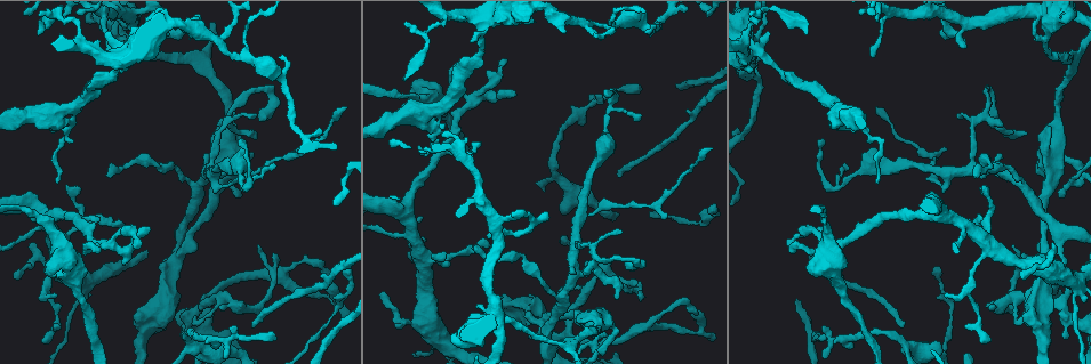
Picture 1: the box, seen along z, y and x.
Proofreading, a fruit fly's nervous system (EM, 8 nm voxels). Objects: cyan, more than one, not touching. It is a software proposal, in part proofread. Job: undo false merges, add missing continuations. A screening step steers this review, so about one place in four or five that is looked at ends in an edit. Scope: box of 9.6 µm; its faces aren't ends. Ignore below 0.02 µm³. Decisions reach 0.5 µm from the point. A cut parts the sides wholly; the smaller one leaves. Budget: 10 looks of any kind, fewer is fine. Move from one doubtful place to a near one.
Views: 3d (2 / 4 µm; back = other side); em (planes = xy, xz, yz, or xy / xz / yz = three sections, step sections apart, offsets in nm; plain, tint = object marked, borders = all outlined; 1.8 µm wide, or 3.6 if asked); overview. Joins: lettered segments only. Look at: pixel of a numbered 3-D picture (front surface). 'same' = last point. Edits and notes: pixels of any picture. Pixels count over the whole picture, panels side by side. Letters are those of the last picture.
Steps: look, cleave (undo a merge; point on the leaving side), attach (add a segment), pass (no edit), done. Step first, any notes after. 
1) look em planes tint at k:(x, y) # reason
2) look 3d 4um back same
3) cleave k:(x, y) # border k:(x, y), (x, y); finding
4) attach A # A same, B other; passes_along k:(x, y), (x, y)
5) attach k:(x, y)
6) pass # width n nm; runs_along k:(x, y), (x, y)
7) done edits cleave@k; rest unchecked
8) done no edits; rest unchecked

look em yz step 4 borders at 1:(1045, 38)

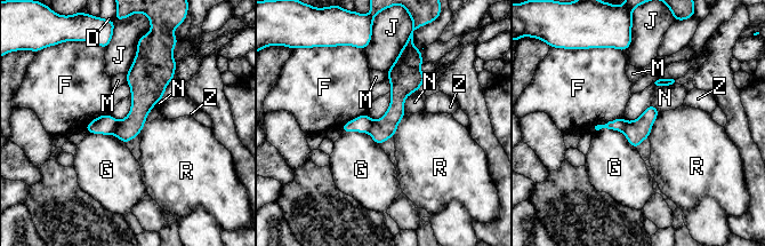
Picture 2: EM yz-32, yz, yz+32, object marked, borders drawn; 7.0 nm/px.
cleave 2:(142, 102) # D other, F other, G other, J other, M other, N other, R other, Z other; border 2:(118, 121), (113, 133); two cells meet here

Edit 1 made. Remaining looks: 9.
look 3d 2um at 1:(606, 333) # branch stops here

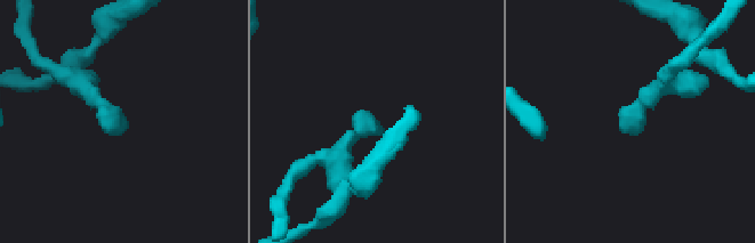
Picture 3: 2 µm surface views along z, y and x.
look em xz step 16 tint at 3:(638, 126) # shape alone is not enough

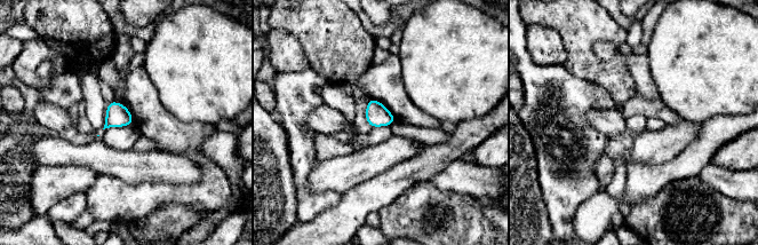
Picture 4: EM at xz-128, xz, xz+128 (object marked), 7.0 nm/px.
look em xy step 16 borders same

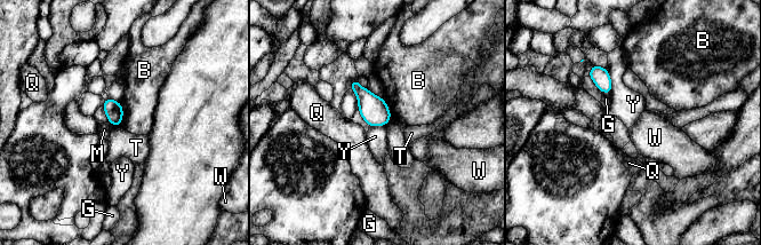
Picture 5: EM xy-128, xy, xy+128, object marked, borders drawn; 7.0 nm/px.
pass # width 130 nm; B other, G other, M other, Q other, T other, W other, Y other; border 5:(607, 68), (610, 74), (610, 94); none of them fits

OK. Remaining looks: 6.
look 3d 2um at 1:(640, 89) # branch stops here

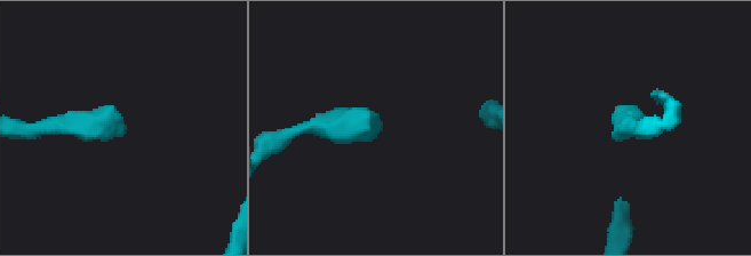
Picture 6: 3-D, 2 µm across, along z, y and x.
look em planes borders at 6:(379, 132)

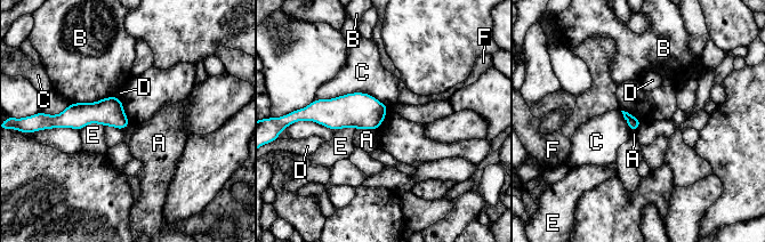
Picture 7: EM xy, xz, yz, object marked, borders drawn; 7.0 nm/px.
pass # A other, B other, C other, D other, E other, F other; border 7:(377, 129), (355, 130); none of them fits

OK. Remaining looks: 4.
look overview # see it whole again

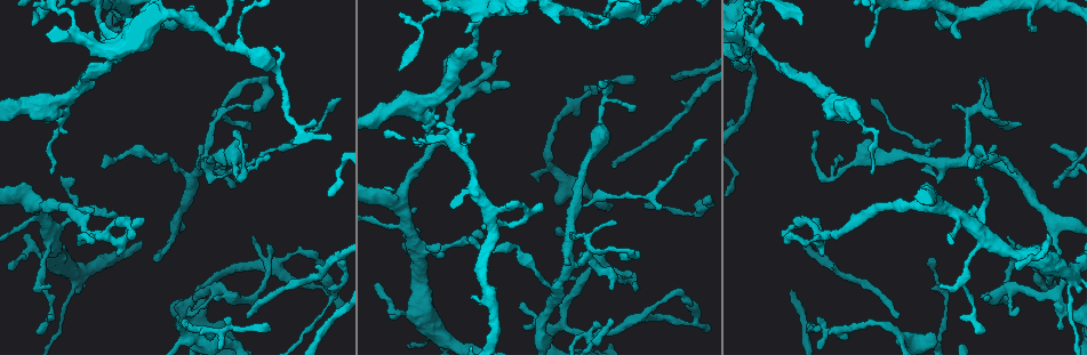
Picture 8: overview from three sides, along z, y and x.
look em yz step 8 borders at 8:(611, 164) # an open end

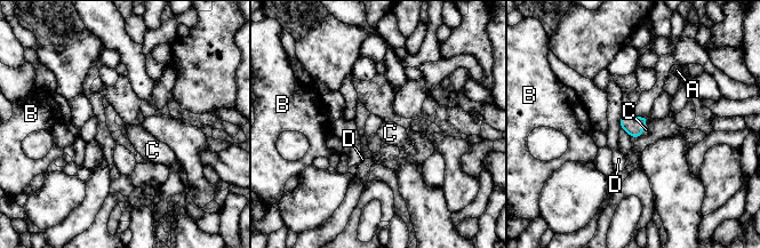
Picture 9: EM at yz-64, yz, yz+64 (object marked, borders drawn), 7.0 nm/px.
look em planes borders same # cut it another way

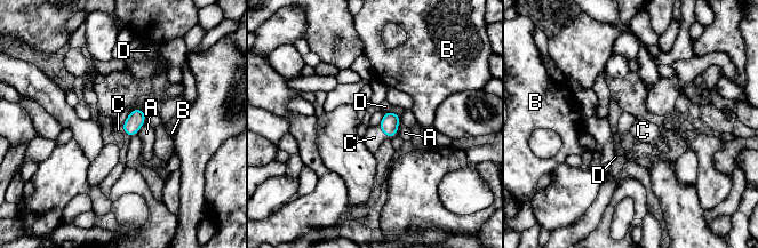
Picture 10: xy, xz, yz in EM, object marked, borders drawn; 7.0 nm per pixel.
attach 10:(374, 137) # width 120 nm; A other, B other, C same, D other; passes_along 10:(389, 124), (383, 132), (374, 137); the cell continues

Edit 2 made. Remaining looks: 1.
done edits cleave@2, attach@10; rest unchecked

